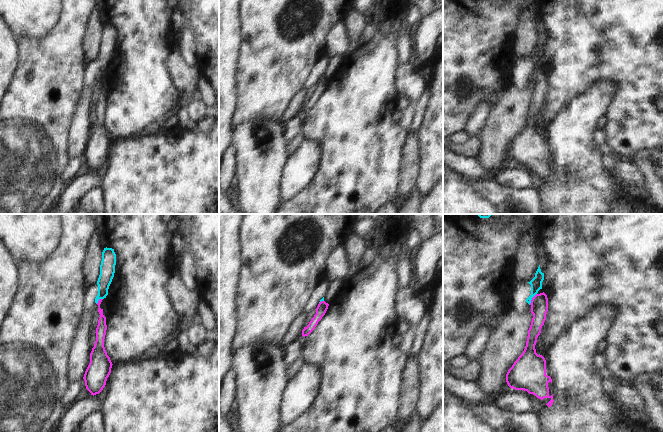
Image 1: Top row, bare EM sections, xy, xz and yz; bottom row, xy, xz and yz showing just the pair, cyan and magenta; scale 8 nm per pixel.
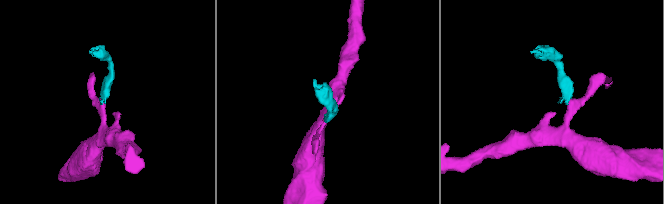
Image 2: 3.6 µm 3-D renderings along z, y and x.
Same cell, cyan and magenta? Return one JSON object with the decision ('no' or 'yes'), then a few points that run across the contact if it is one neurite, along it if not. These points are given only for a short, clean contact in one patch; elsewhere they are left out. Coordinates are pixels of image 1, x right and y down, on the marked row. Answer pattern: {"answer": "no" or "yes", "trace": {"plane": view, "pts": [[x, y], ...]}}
{"answer": "no", "trace": {"plane": "yz", "pts": [[536, 293], [529, 304]]}}

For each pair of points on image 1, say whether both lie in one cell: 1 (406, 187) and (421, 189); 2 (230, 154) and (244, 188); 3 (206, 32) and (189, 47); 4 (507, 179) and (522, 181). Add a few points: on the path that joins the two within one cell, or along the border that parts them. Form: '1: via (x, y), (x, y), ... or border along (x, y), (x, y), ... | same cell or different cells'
1: border along (420, 165), (417, 171), (416, 187), (413, 192) | different cells
2: border along (231, 146), (235, 150), (234, 174) | different cells
3: border along (189, 20), (194, 35), (197, 64) | different cells
4: via (511, 179), (518, 179) | same cell

